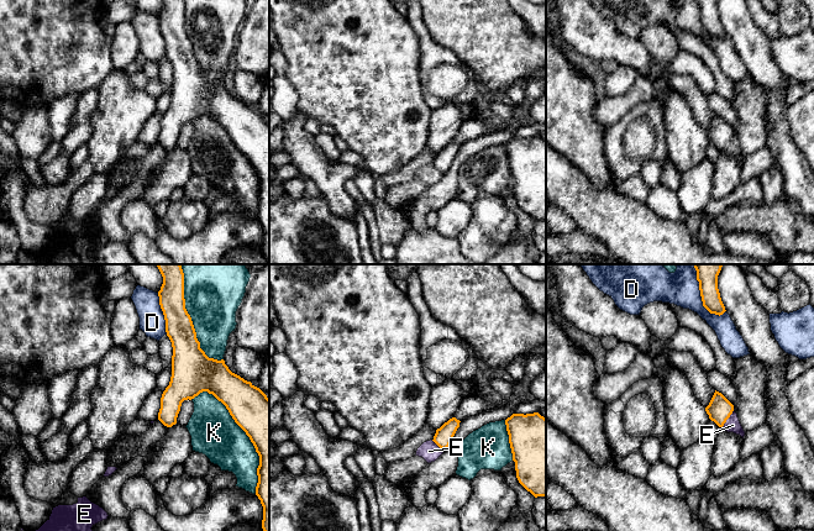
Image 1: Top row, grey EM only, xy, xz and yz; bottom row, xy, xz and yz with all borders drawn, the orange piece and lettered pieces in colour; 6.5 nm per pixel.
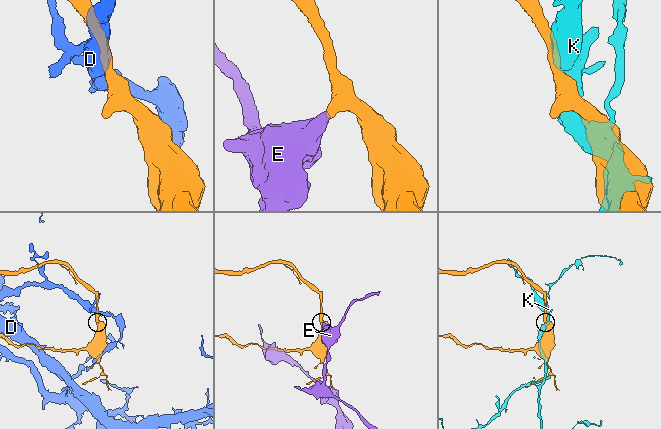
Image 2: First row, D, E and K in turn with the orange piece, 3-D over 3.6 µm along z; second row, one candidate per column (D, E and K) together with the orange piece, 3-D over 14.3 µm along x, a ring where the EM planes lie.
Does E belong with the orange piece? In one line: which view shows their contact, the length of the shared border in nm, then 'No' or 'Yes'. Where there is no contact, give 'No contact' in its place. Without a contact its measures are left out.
Touches orange in yz. Shared border 140 nm. No

